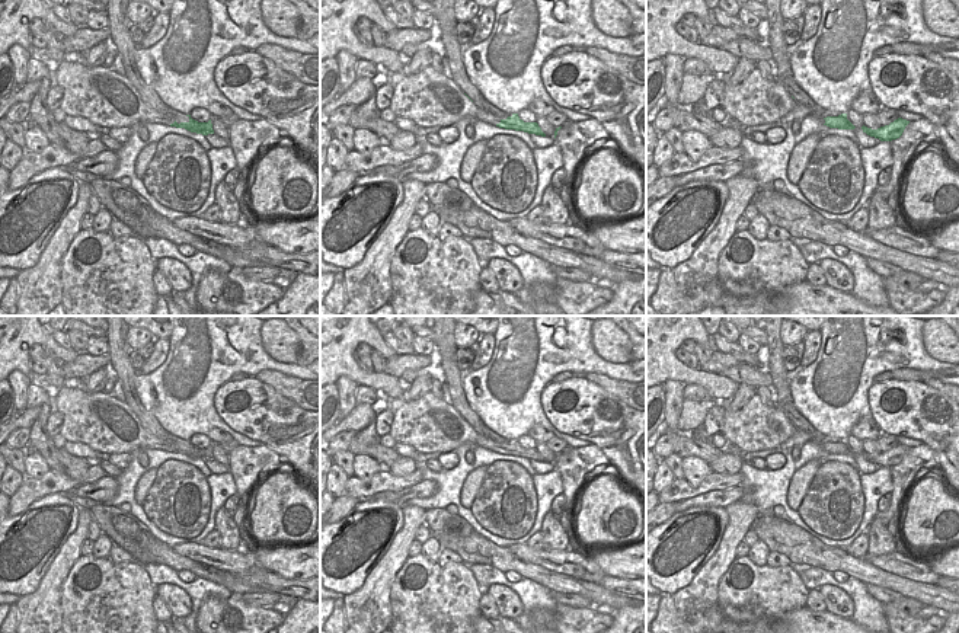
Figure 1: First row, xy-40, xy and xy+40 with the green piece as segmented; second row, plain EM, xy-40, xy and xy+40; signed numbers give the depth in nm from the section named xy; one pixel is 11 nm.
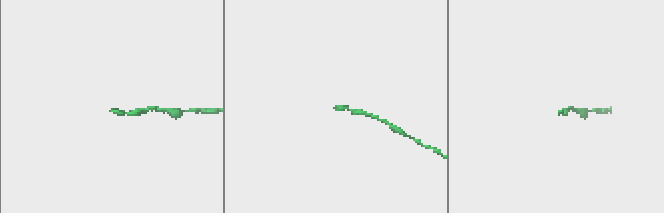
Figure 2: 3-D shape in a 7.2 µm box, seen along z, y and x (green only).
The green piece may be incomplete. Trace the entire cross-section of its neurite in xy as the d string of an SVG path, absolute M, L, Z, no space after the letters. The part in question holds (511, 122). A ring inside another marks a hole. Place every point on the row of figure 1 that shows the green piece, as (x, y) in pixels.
M431 65L418 74L386 73L386 83L393 87L389 109L419 127L453 127L464 116L474 116L486 124L546 137L537 122L524 122L518 114L499 119L477 108L451 77Z

